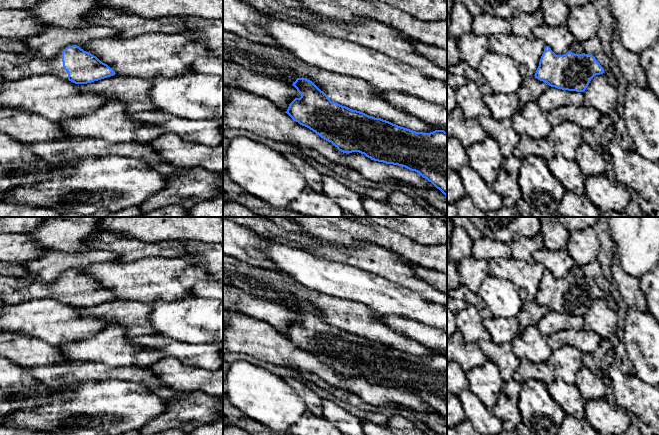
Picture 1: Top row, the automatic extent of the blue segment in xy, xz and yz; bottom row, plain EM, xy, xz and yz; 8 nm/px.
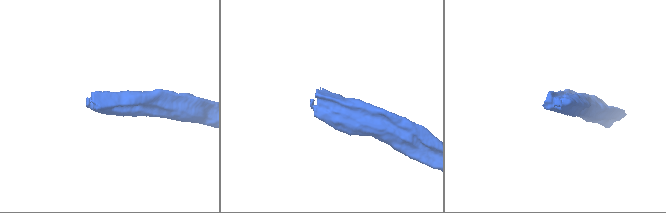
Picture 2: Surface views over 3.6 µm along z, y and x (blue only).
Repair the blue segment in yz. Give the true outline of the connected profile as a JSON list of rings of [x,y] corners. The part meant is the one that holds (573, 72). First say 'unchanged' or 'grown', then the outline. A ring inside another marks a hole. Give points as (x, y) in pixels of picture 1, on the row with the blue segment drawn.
unchanged; [[[546,46],[534,76],[551,87],[584,92],[591,79],[603,73],[603,67],[591,54],[575,54],[569,51],[556,55]]]

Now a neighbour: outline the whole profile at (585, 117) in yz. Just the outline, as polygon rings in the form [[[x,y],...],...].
[[[564,105],[548,112],[546,116],[552,126],[559,125],[564,121],[570,121],[582,130],[589,130],[600,122],[603,114],[595,108],[585,105]]]

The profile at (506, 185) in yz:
[[[512,156],[504,158],[497,179],[491,188],[500,195],[503,206],[513,207],[521,199],[521,191],[518,186],[518,174],[521,160]]]

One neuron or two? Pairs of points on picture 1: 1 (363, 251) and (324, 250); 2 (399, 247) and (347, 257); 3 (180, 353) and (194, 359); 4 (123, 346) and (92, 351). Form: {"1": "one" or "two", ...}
{"1": "one", "2": "two", "3": "one", "4": "one"}

